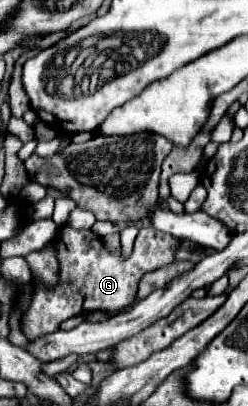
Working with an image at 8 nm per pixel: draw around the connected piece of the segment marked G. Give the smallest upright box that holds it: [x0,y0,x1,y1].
[22,225,182,341]

